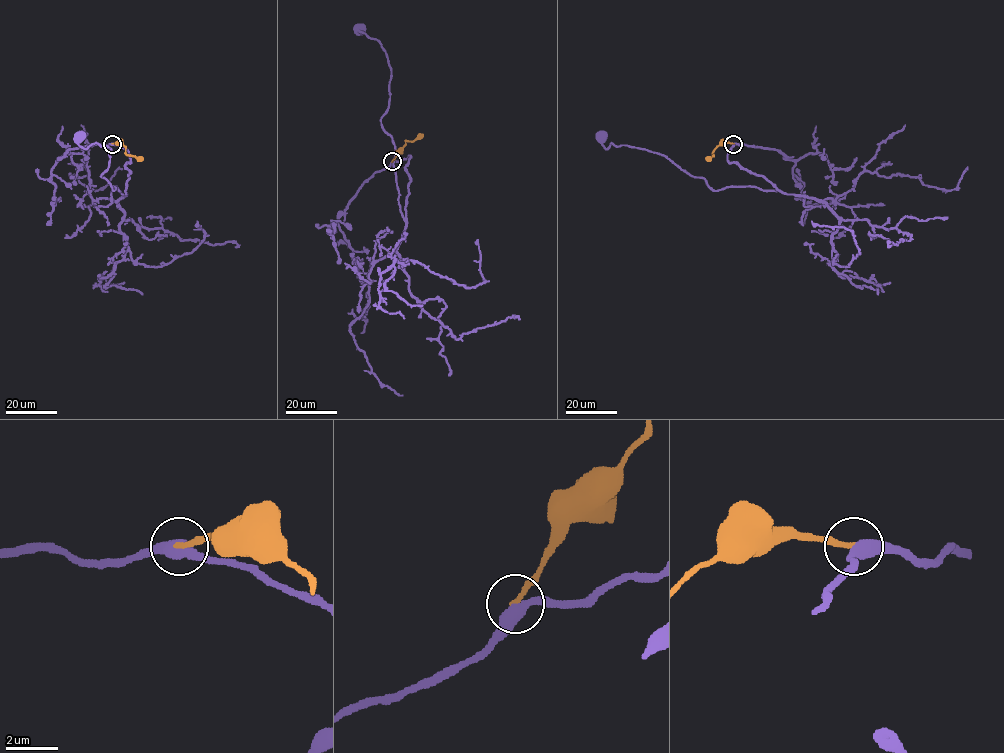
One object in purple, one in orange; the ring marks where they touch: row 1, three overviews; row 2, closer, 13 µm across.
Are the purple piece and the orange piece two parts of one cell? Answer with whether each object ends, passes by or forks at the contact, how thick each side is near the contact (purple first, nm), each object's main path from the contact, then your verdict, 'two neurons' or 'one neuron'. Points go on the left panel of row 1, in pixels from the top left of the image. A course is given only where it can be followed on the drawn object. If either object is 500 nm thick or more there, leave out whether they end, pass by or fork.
purple passes by | orange ends | 420/200 nm | purple via (112, 143), (130, 161), (125, 194), (101, 176), (111, 149), (96, 143), (84, 149), (79, 135) | orange via (112, 143), (123, 145), (126, 154), (143, 159) | two neurons

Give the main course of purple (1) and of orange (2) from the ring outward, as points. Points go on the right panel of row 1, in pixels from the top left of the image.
1: (733, 143), (730, 163), (791, 194), (750, 186), (713, 190), (663, 155), (611, 143), (605, 149), (601, 135)
2: (733, 143), (719, 145), (713, 156), (706, 159)

